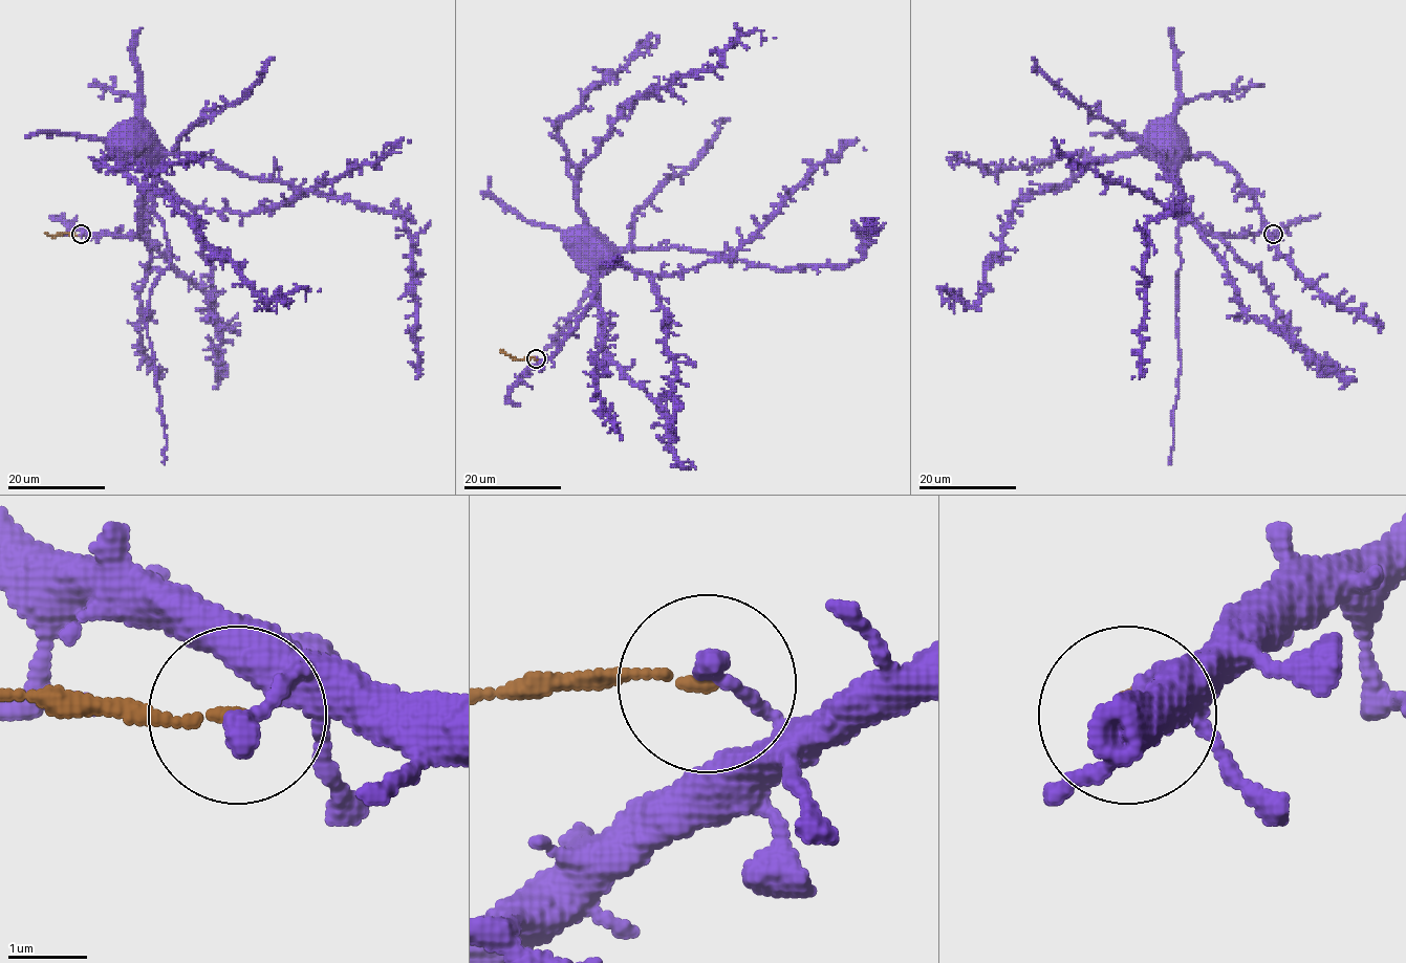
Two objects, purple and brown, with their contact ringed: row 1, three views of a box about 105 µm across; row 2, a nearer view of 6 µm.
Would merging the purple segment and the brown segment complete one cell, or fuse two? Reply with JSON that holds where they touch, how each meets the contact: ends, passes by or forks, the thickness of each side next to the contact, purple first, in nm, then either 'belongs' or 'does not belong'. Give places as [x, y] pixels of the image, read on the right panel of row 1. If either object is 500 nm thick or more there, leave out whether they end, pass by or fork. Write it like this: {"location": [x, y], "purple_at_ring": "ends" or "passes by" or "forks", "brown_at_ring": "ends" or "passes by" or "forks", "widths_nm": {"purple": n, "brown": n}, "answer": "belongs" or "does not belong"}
{"location": [1273, 234], "purple_at_ring": "ends", "brown_at_ring": "ends", "widths_nm": {"purple": 300, "brown": 120}, "answer": "does not belong"}

